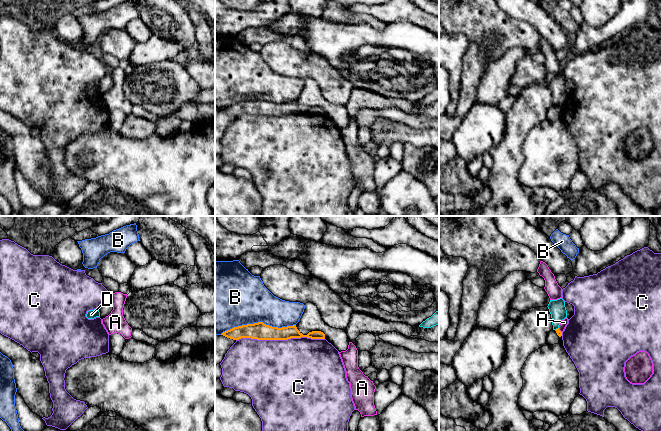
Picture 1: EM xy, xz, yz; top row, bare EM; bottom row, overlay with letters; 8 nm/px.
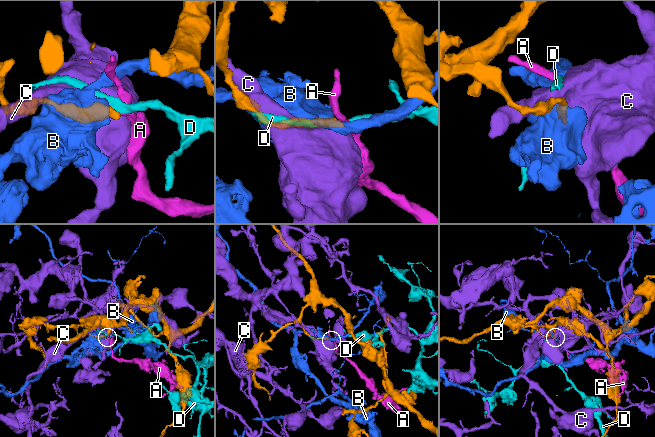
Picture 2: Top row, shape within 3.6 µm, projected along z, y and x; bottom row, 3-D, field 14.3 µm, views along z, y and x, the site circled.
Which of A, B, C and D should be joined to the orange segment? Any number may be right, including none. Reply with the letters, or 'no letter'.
no letter

